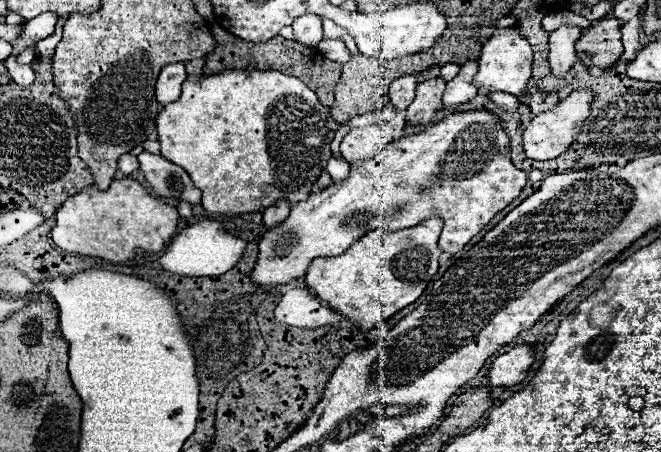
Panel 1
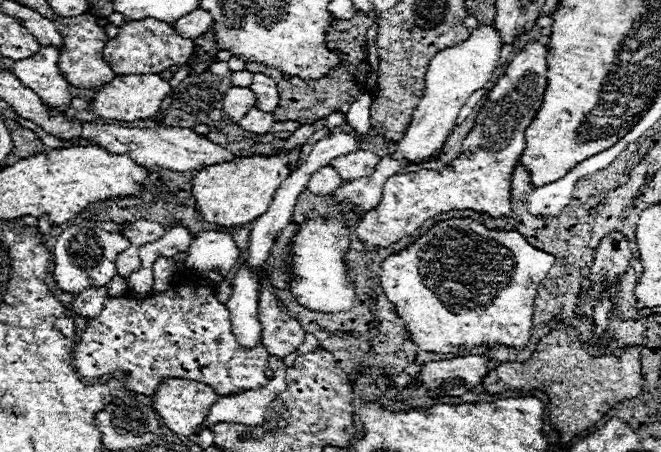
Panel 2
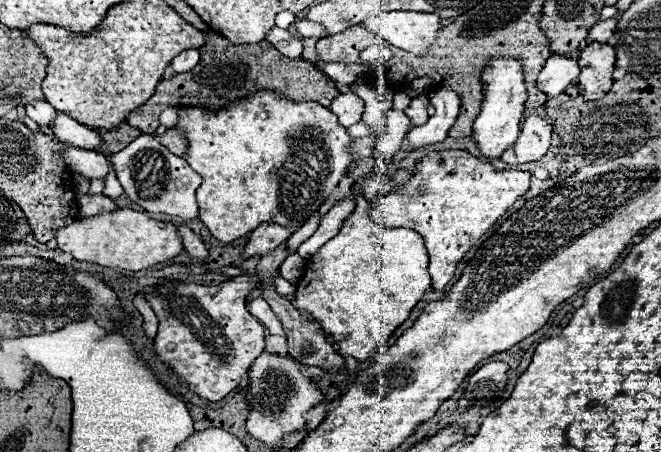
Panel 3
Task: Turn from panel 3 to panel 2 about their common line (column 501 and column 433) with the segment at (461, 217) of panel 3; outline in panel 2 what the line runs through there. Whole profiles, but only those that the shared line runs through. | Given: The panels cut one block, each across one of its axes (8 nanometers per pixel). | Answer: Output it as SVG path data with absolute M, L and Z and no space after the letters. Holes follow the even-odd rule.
M532 40L508 62L504 76L500 76L496 86L488 92L474 128L462 142L462 154L448 166L440 172L420 170L388 178L380 204L366 212L356 226L356 236L366 250L388 248L410 238L426 220L450 210L476 210L492 218L508 218L512 214L510 180L526 146L524 132L542 106L542 96L548 84L546 54L546 44Z

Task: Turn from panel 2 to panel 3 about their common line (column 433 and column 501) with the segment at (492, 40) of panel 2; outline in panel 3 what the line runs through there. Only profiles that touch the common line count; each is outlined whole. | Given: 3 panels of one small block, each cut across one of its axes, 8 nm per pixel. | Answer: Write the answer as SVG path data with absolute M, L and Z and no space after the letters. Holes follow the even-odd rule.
M494 58L490 66L482 74L486 98L482 102L482 110L474 122L474 142L484 158L500 158L504 150L508 150L520 136L520 120L524 116L526 102L526 86L522 78L522 68L518 60L512 58Z

